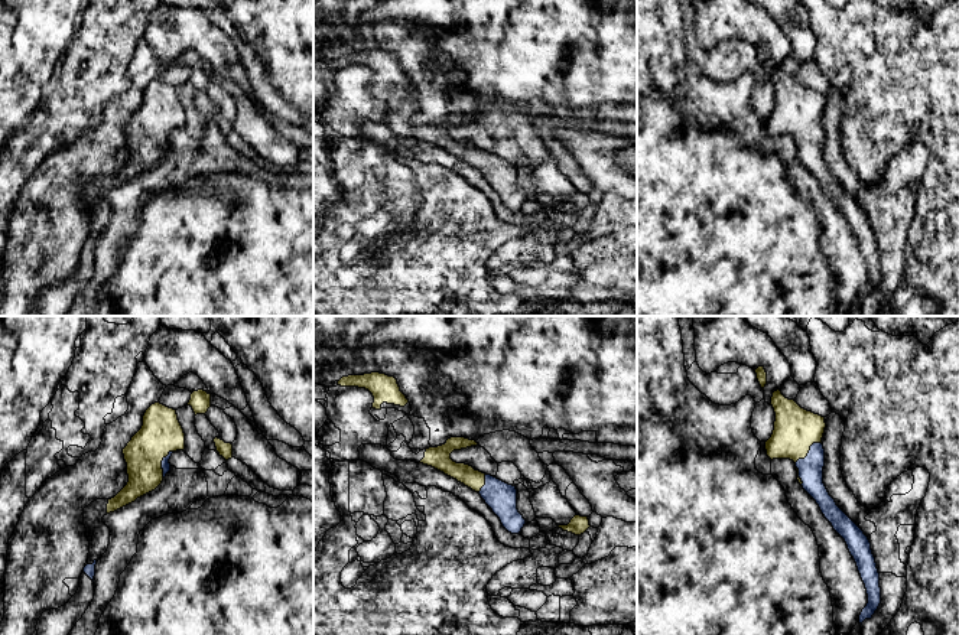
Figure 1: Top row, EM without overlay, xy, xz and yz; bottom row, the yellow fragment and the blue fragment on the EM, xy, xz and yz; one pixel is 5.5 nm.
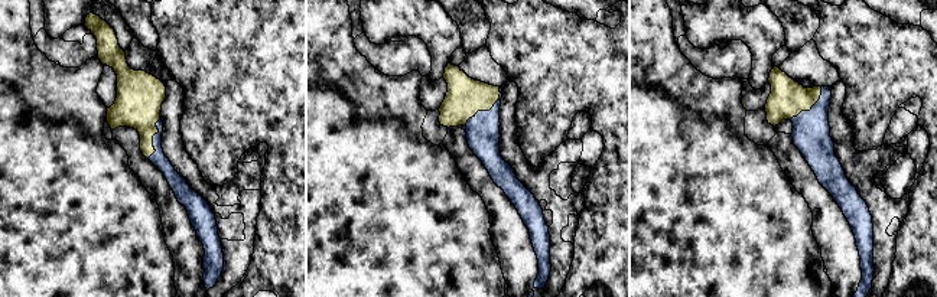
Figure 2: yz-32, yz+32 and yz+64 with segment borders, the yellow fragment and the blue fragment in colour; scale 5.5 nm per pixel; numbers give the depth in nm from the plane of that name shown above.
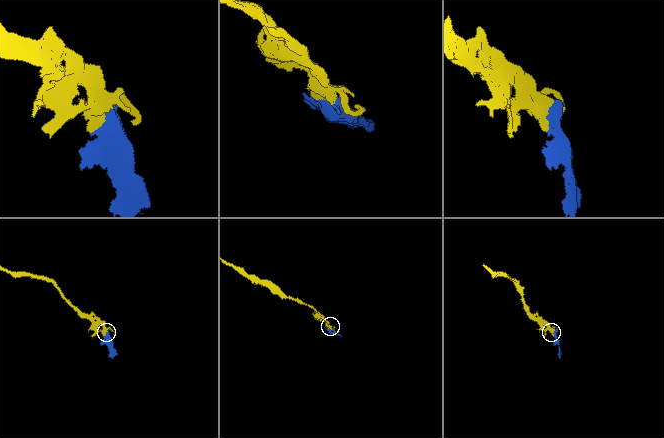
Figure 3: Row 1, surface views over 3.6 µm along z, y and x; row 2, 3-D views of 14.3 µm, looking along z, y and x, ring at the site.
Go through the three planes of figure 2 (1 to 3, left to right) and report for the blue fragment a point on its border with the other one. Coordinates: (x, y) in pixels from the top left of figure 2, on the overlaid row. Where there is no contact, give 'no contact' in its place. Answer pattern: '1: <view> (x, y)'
1: yz-32 (152, 139)
2: yz+32 (487, 110)
3: yz+64 (810, 108)

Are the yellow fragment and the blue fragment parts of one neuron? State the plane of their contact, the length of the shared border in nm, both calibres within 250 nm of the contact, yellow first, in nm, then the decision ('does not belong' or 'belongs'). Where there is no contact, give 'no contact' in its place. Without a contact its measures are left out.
contact in yz; length 190 nm; calibres 240 and 140 nm; belongs

